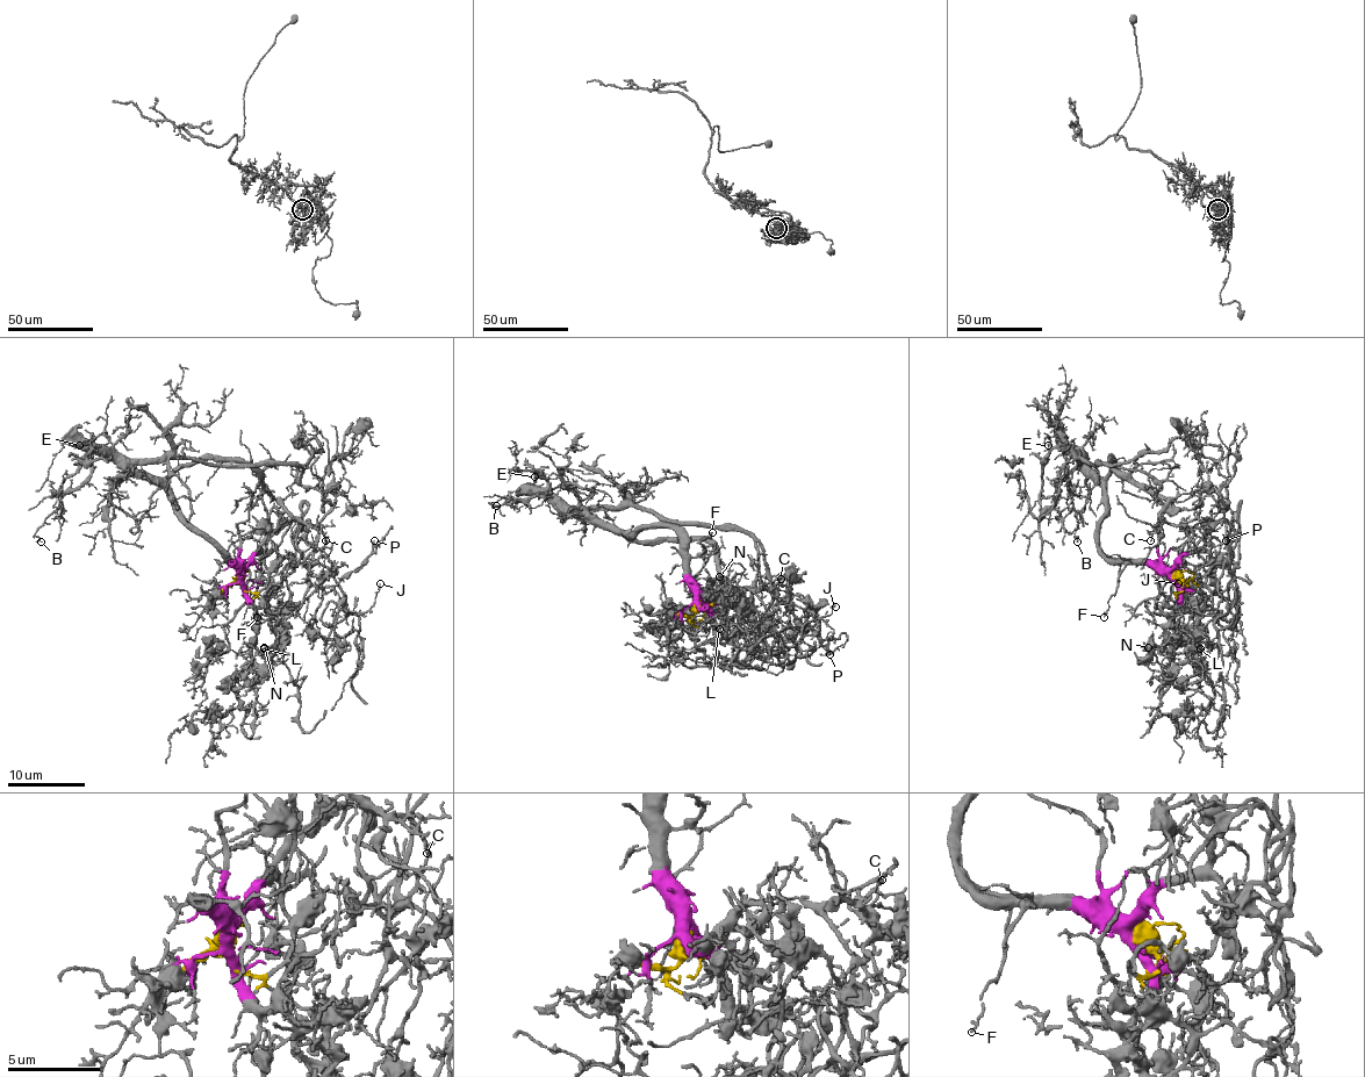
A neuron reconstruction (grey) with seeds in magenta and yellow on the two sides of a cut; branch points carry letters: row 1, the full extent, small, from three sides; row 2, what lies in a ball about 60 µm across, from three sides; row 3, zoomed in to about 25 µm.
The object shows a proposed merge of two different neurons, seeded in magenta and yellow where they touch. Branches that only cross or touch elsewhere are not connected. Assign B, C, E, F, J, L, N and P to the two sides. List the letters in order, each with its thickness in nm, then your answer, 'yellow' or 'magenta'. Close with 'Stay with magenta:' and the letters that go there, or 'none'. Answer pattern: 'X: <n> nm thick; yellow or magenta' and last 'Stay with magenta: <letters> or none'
B: 170 nm thick; magenta
C: 80 nm thick; magenta
E: 90 nm thick; magenta
F: 140 nm thick; magenta
J: 140 nm thick; yellow
L: 80 nm thick; yellow
N: 110 nm thick; yellow
P: 170 nm thick; yellow
Stay with magenta: B, C, E, F

